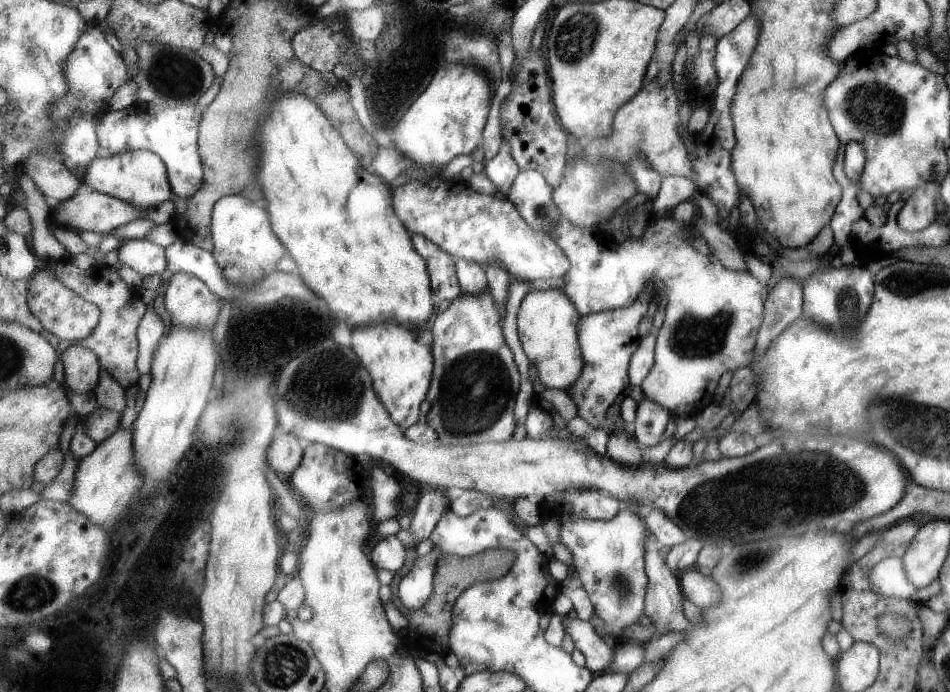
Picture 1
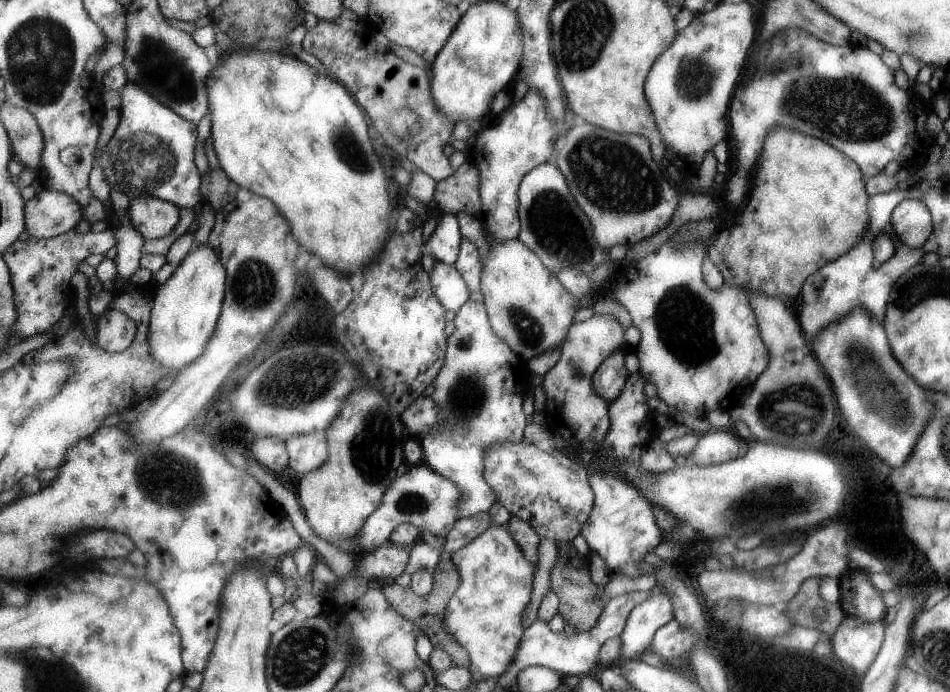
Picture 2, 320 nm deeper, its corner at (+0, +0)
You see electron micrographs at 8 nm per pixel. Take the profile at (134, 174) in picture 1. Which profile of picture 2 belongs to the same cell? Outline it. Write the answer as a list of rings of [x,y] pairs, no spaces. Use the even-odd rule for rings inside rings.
[[[140,195],[131,200],[130,217],[146,240],[162,239],[178,226],[180,208],[154,196]]]

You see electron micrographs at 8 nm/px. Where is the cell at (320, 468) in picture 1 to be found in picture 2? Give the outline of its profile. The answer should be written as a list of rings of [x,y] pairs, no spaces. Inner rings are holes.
[[[325,431],[297,435],[285,441],[289,454],[289,466],[295,479],[320,467],[328,458],[328,440]]]

